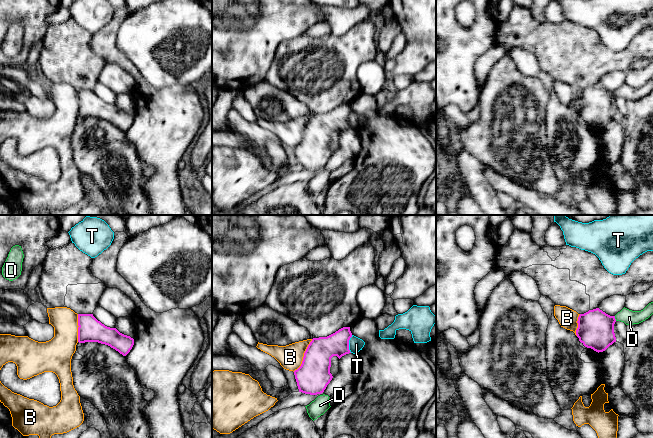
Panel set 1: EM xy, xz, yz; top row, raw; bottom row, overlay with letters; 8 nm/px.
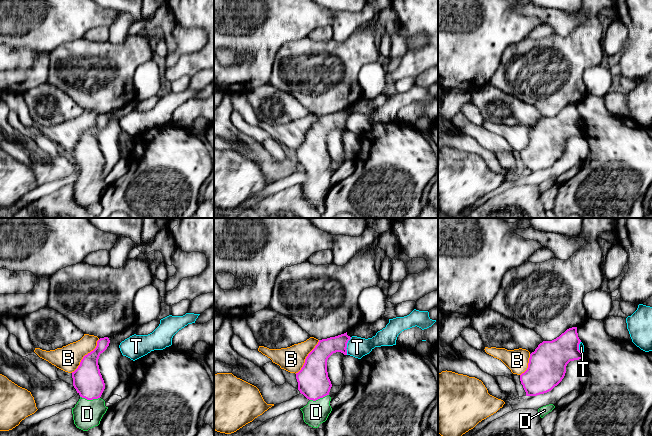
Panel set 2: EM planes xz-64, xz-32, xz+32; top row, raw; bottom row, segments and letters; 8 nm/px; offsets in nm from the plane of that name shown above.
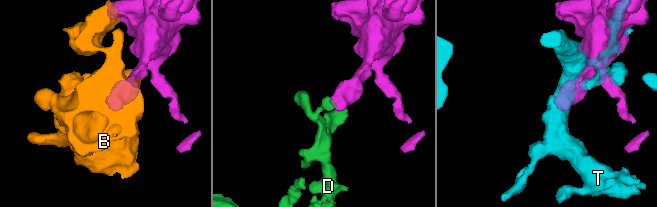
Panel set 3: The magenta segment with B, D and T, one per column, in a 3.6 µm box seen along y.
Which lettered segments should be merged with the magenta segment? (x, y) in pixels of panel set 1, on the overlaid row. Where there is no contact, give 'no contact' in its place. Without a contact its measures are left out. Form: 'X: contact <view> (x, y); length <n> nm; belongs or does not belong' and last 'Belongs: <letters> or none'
B: contact xz (304, 356); length 300 nm; does not belong
D: contact yz (614, 318); length 40 nm; belongs
T: contact xz (348, 344); length 140 nm; does not belong
Belongs: D

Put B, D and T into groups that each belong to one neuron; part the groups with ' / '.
B / D / T

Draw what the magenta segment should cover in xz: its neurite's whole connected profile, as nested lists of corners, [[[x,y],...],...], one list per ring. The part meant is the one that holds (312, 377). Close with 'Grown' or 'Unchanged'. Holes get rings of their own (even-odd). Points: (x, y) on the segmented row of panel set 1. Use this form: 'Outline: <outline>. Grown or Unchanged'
Outline: [[[343,327],[327,337],[313,338],[308,345],[301,366],[294,371],[299,392],[317,395],[324,392],[333,376],[330,373],[331,358],[337,356],[339,359],[351,353],[349,340],[352,337],[350,327]]]. Unchanged

